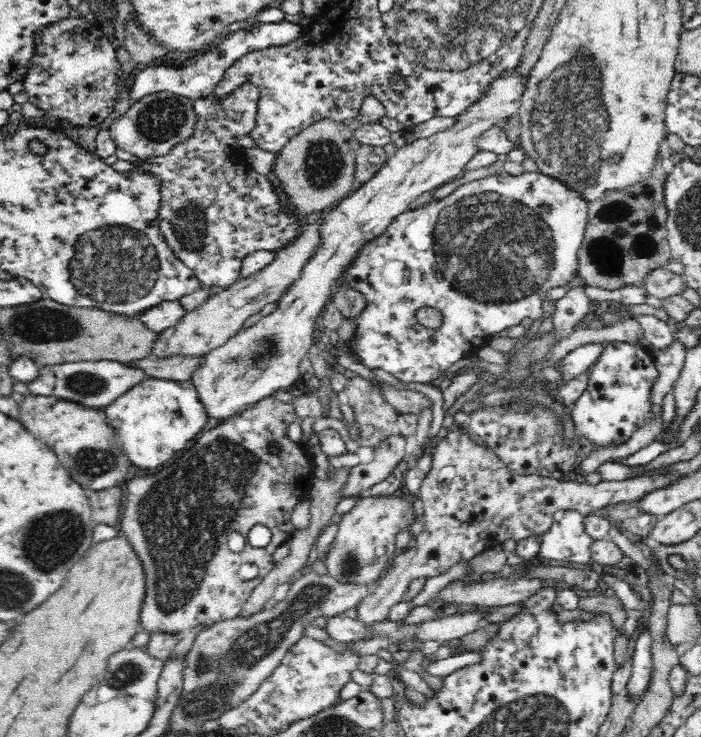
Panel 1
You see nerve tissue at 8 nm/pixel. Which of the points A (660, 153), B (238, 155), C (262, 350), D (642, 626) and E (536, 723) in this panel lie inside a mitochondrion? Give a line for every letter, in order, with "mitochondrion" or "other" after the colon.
A: other
B: other
C: mitochondrion
D: other
E: mitochondrion

